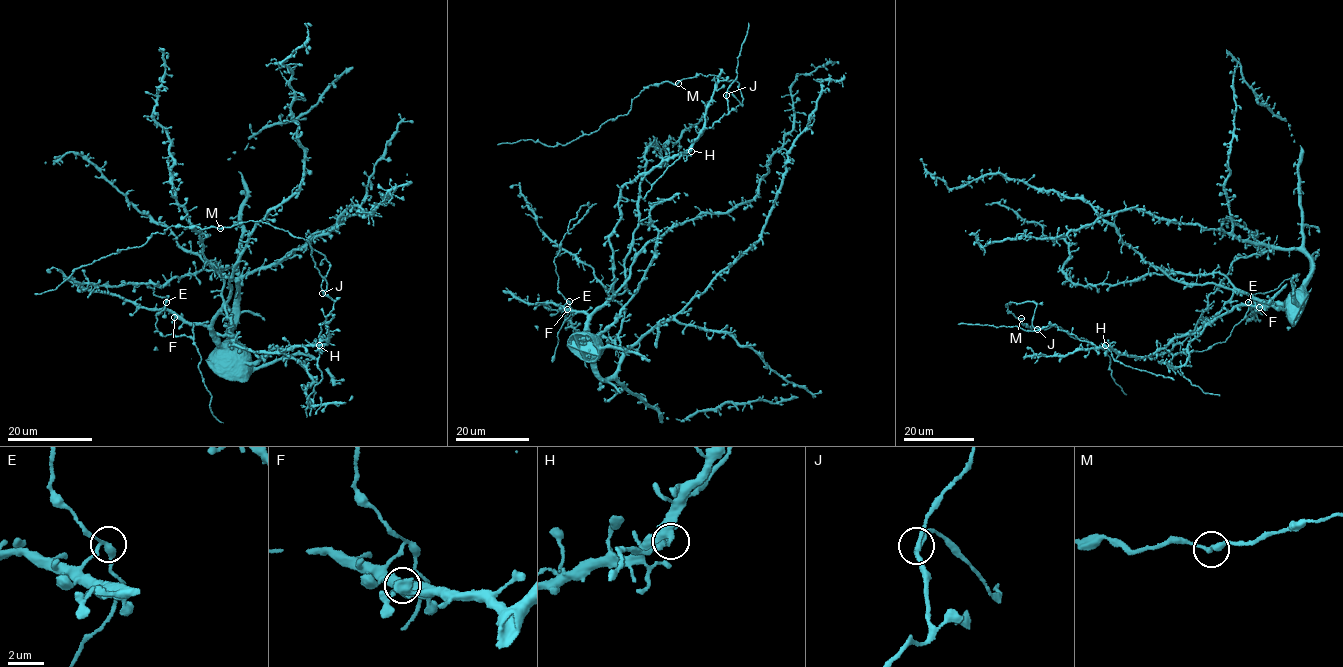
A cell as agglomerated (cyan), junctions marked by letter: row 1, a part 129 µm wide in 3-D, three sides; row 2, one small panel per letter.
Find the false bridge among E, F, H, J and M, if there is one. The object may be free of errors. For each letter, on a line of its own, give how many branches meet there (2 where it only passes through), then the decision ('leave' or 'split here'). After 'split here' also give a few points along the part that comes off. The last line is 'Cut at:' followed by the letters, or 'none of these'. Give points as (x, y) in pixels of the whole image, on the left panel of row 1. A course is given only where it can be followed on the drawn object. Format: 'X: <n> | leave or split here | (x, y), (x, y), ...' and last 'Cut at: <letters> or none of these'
E: 3 | leave
F: 3 | leave
H: 4 | leave
J: 3 | leave
M: 2 | leave
Cut at: none of these

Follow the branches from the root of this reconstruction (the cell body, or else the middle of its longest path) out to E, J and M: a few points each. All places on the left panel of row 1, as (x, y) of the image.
E: (238, 376), (232, 367), (232, 355), (211, 332), (201, 325), (190, 325), (180, 320), (163, 308), (166, 301)
J: (238, 376), (210, 329), (224, 308), (231, 341), (282, 352), (319, 343), (334, 300), (322, 293)
M: (238, 376), (210, 329), (224, 308), (231, 341), (282, 352), (318, 344), (334, 300), (307, 240), (221, 228)

